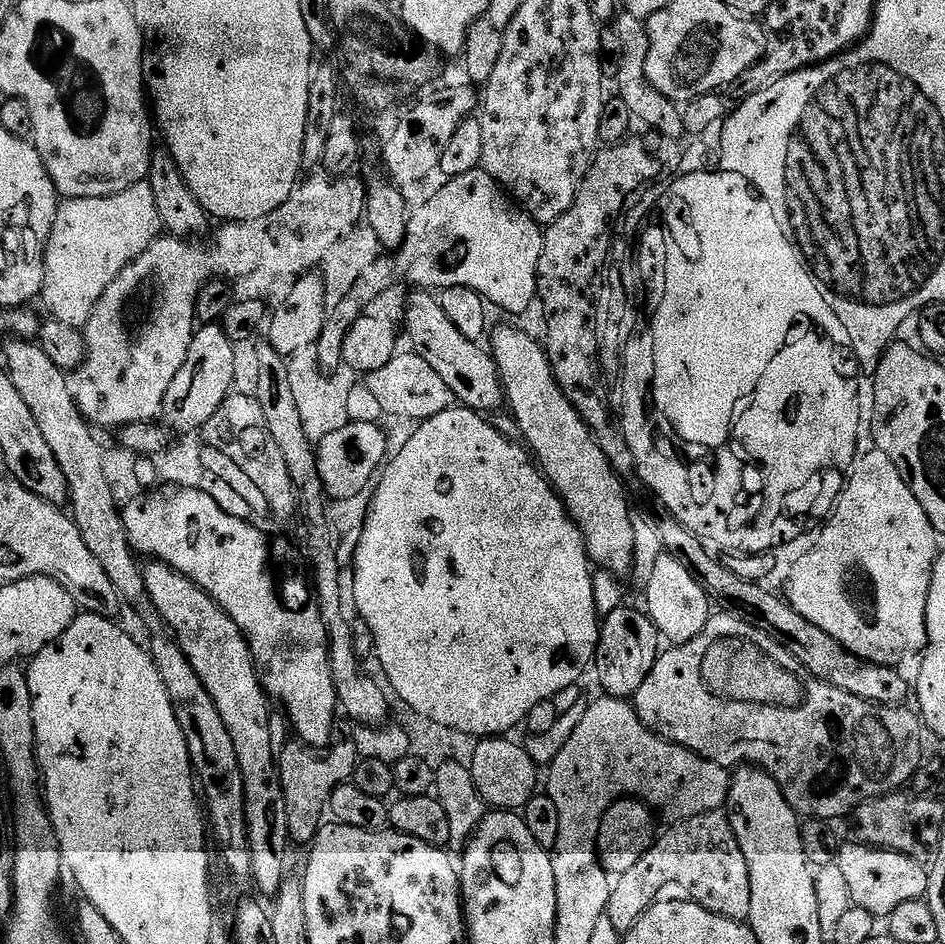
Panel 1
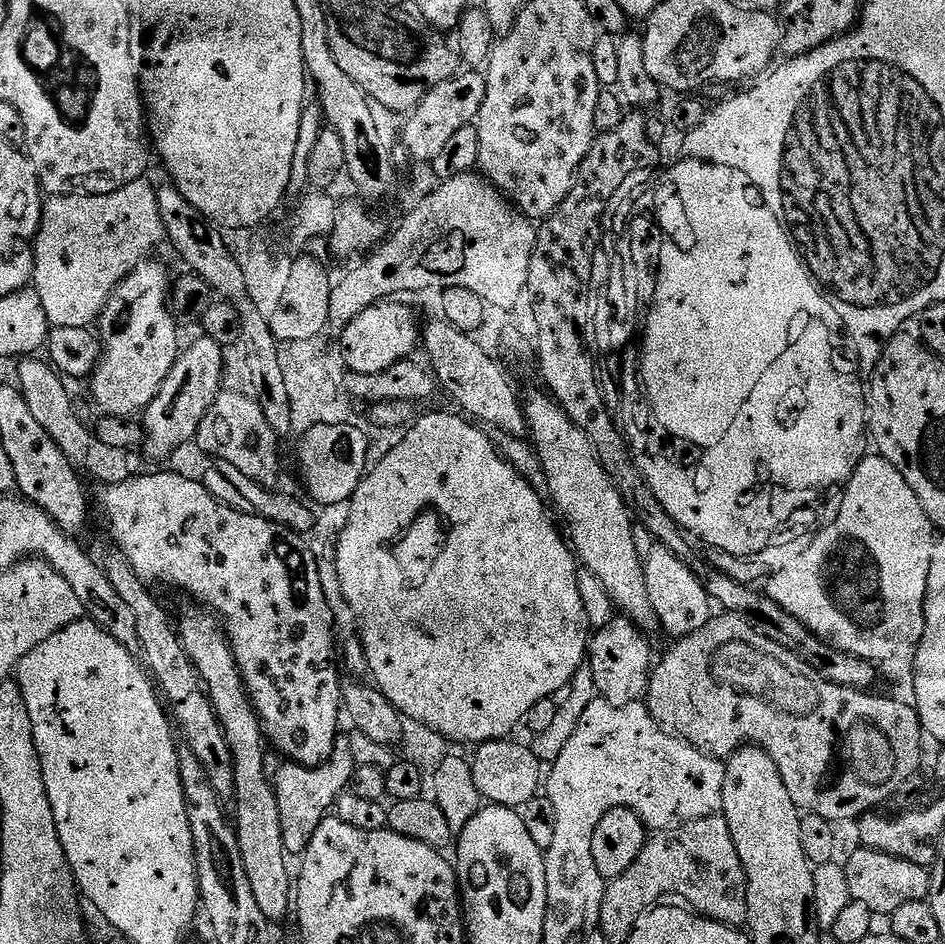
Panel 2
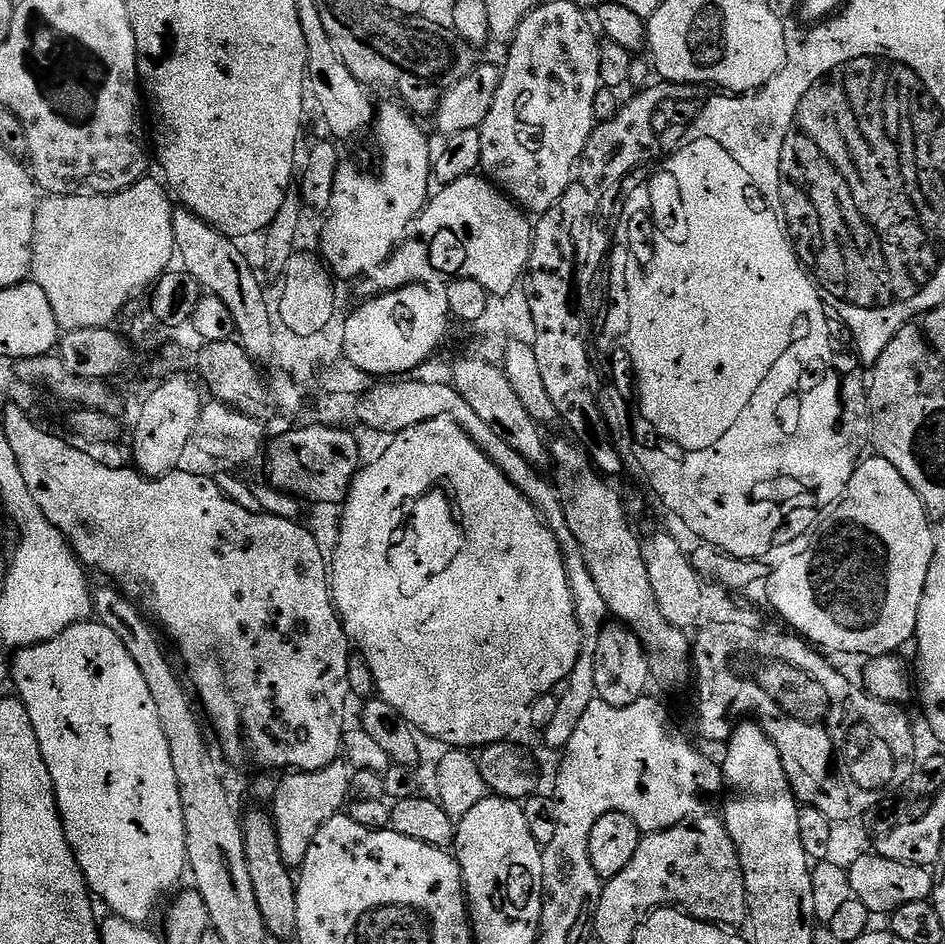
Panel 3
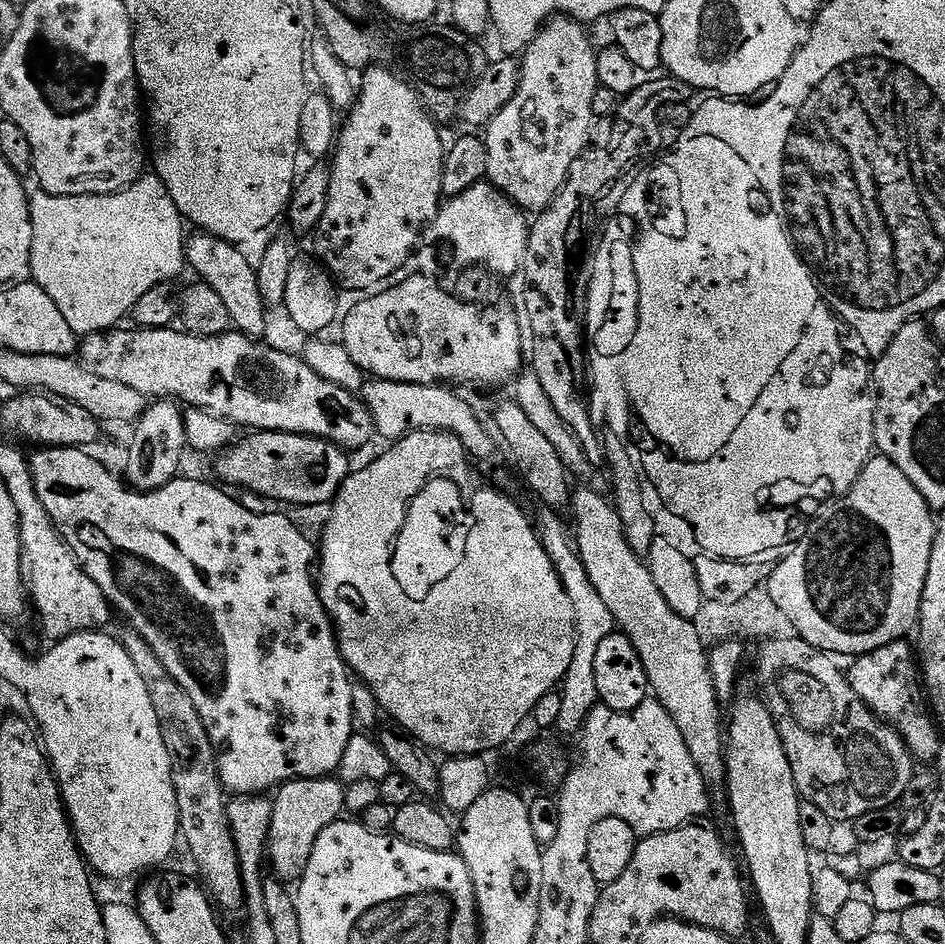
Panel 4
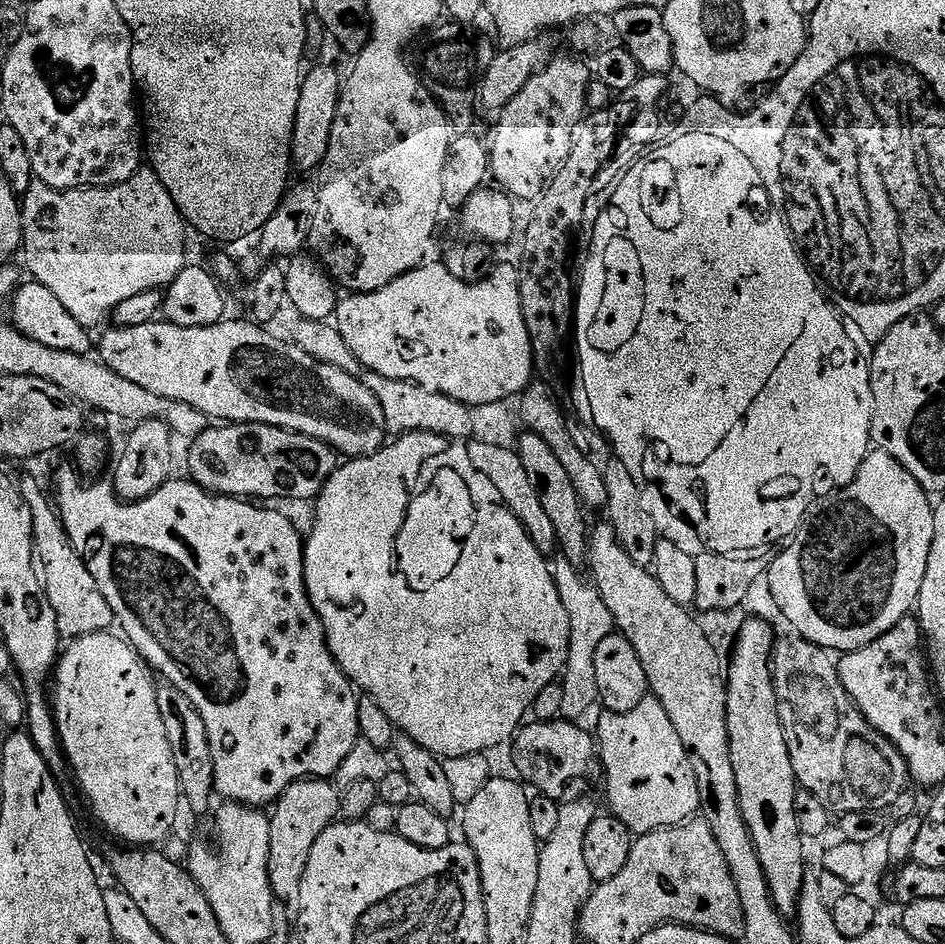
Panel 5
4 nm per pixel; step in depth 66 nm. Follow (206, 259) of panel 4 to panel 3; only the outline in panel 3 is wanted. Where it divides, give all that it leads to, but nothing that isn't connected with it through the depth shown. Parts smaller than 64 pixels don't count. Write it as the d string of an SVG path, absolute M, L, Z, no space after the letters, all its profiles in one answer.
M180 206L177 207L172 214L172 217L174 218L174 234L175 234L175 244L177 248L177 255L180 259L182 260L183 264L183 269L185 271L188 271L192 277L195 278L195 280L199 281L201 284L201 287L205 290L208 291L211 295L216 296L218 298L221 298L222 302L225 303L227 307L230 309L230 314L233 314L234 316L234 324L236 328L236 333L237 333L237 339L238 342L243 346L245 350L247 350L247 354L249 357L251 357L253 360L257 362L263 362L263 360L266 359L271 359L274 356L274 350L273 350L273 336L276 333L276 327L273 326L272 324L272 318L274 322L274 314L272 311L272 304L270 308L270 304L266 298L266 294L249 262L249 260L246 258L245 254L235 245L237 244L231 237L222 235L220 231L218 231L216 228L211 227L205 220L202 220L198 218L197 215L193 214L192 211L190 211L188 208Z

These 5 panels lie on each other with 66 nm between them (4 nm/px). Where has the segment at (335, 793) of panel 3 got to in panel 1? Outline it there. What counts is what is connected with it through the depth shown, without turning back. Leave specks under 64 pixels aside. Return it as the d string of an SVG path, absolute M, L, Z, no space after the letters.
M350 738L339 740L327 749L326 754L317 754L299 742L291 742L292 744L286 745L279 753L280 781L286 794L286 819L290 821L290 841L293 845L311 845L318 830L325 823L326 813L329 811L328 799L339 784L352 779L358 763L356 743Z

